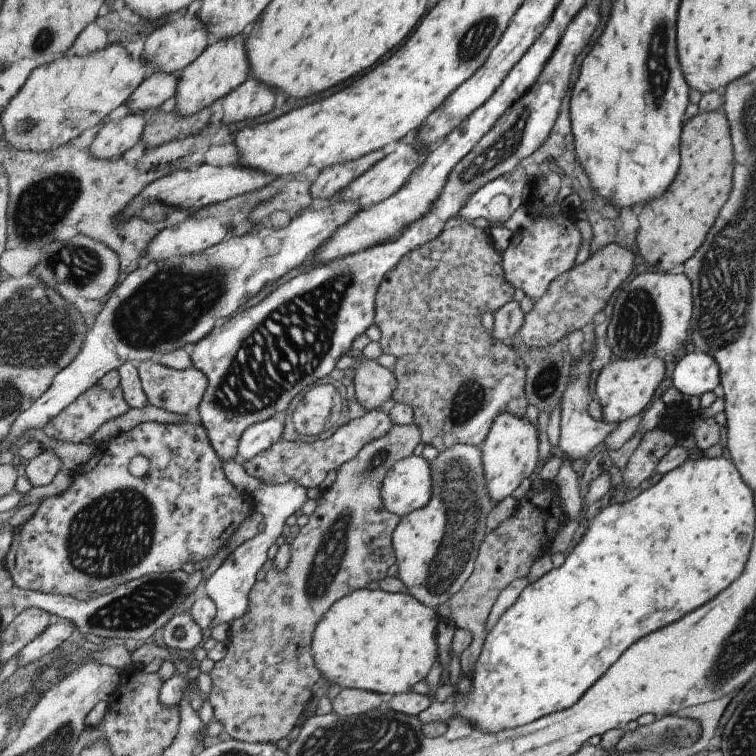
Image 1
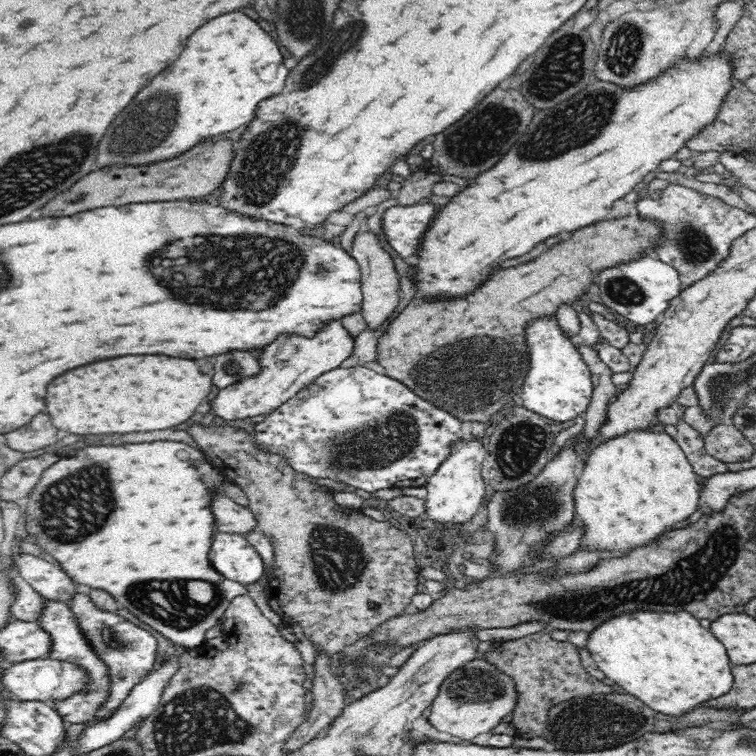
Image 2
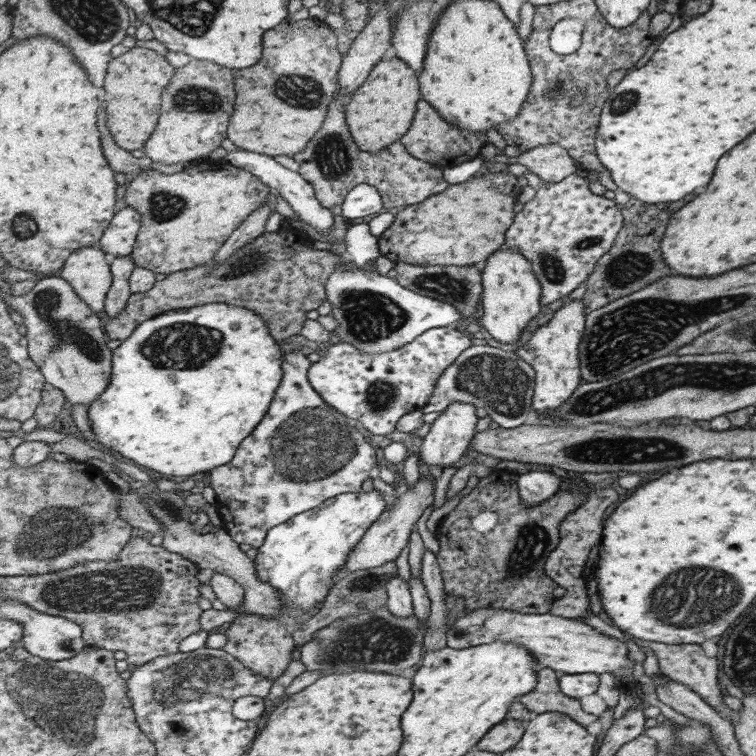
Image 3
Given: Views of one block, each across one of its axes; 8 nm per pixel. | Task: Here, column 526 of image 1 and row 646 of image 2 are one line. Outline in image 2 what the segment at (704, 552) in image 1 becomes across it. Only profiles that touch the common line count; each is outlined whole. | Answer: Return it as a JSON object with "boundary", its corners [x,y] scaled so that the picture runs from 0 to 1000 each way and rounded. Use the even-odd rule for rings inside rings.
{"boundary":[[[839,810],[817,815],[780,836],[775,856],[804,898],[815,902],[815,906],[860,938],[896,951],[913,946],[939,926],[951,925],[960,915],[968,914],[972,905],[970,880],[958,851],[944,841],[939,831],[929,829],[925,819],[911,810]]]}

